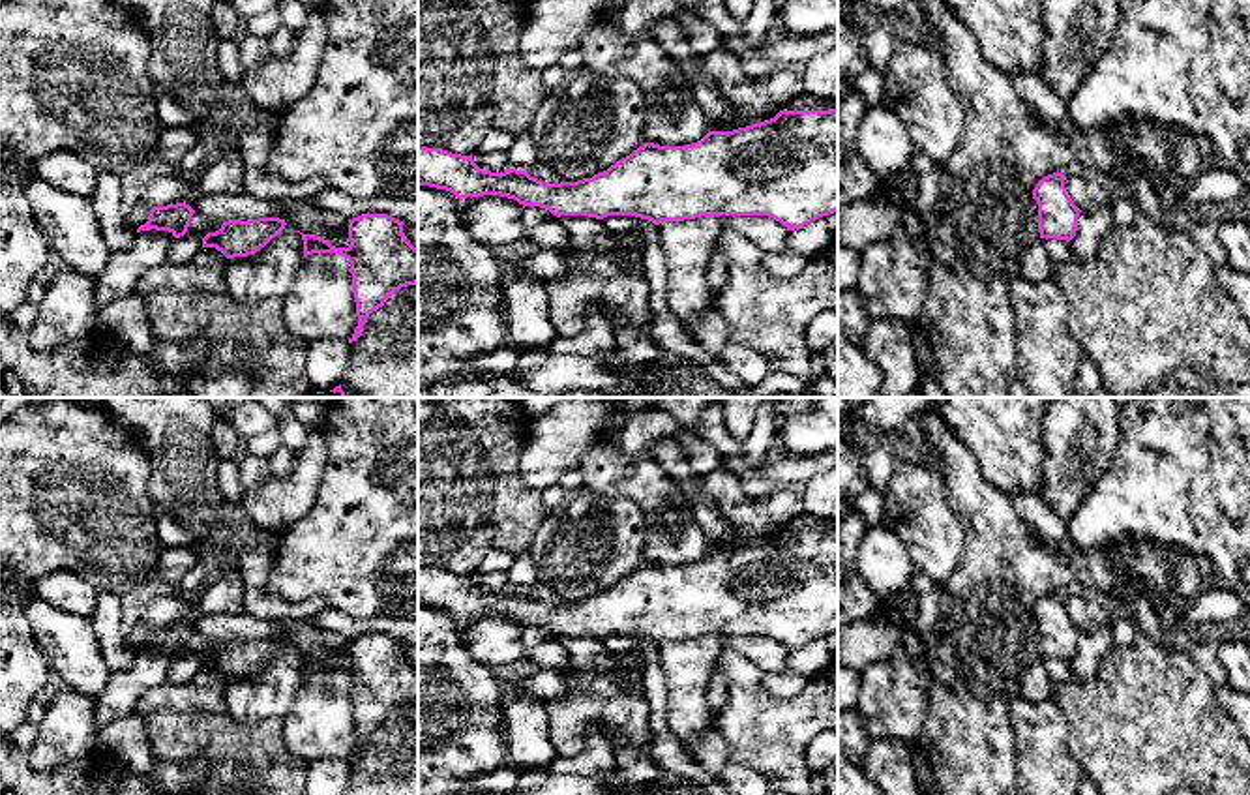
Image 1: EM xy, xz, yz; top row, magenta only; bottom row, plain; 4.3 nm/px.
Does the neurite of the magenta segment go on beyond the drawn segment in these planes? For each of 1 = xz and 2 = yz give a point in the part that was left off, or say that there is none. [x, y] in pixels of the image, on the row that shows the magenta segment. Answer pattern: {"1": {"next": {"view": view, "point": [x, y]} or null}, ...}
{"1": {"next": null}, "2": {"next": null}}

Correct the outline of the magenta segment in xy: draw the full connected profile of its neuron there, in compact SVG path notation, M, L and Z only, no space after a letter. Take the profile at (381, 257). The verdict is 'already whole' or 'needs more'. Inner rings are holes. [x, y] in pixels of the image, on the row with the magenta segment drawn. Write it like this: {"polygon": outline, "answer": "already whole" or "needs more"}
{"polygon": "M388 214L352 218L349 219L349 248L335 248L320 236L300 232L304 257L335 253L350 262L358 326L349 343L362 336L367 317L395 291L418 283L418 248L407 240L403 225Z", "answer": "already whole"}

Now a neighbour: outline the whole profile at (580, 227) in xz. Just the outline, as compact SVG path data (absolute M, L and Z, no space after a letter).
M560 216L558 219L570 234L572 248L579 249L588 246L600 253L617 251L617 234L607 231L602 219L588 216Z

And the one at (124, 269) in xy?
M141 231L135 232L135 244L129 249L112 251L105 270L96 278L97 311L131 292L150 268L167 261L172 238L169 231Z

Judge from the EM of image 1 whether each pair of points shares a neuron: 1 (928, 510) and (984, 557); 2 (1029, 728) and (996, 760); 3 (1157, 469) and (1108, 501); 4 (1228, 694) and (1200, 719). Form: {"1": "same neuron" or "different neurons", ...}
{"1": "different neurons", "2": "different neurons", "3": "same neuron", "4": "different neurons"}

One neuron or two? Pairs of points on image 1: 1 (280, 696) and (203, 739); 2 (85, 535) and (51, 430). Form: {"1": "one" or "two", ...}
{"1": "two", "2": "one"}

